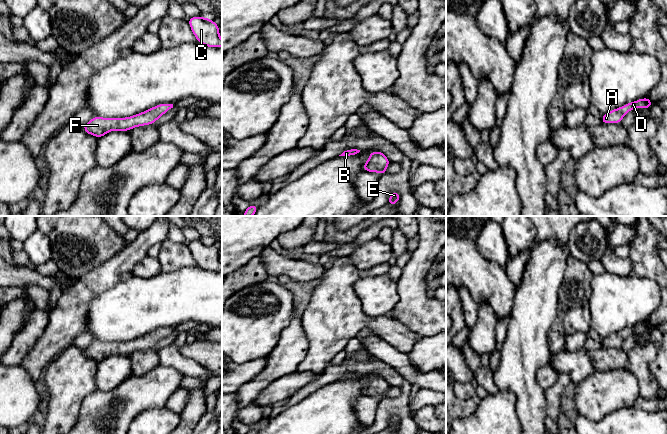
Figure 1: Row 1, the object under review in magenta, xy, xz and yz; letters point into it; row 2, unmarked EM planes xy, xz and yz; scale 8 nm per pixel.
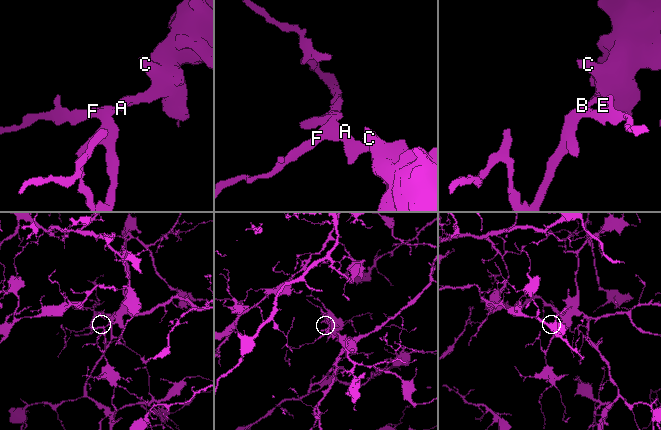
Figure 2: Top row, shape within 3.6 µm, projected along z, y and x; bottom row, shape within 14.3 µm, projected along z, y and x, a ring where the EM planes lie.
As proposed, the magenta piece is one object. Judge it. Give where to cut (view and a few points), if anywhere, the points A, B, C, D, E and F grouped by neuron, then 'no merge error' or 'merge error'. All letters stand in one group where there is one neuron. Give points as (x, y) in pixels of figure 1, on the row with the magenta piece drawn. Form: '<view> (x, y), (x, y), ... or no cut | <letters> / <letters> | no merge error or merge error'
no cut | A B C D E F | no merge error

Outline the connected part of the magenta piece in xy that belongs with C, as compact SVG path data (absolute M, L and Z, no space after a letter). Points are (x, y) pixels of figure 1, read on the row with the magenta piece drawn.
M191 17L188 22L199 43L213 48L222 47L219 25L214 21L204 17Z

